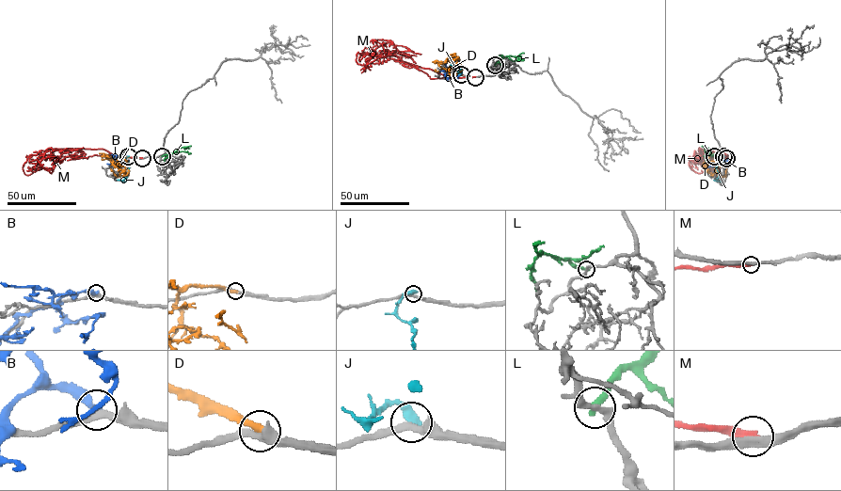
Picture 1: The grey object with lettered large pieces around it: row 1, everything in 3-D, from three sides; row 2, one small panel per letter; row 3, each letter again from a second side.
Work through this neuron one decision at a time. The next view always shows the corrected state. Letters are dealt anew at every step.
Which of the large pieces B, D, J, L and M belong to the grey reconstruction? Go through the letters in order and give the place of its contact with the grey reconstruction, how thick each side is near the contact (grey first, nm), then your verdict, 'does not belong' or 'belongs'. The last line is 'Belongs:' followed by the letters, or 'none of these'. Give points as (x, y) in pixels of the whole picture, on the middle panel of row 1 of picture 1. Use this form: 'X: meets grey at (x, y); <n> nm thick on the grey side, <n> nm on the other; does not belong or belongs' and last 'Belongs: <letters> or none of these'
B: meets grey at (460, 74); 280 nm thick on the grey side, 400 nm on the other; does not belong
D: meets grey at (462, 74); 340 nm thick on the grey side, 360 nm on the other; does not belong
J: meets grey at (461, 74); 280 nm thick on the grey side, 480 nm on the other; does not belong
L: meets grey at (495, 65); 280 nm thick on the grey side, 360 nm on the other; does not belong
M: meets grey at (475, 77); 320 nm thick on the grey side, 380 nm on the other; does not belong
Belongs: none of these

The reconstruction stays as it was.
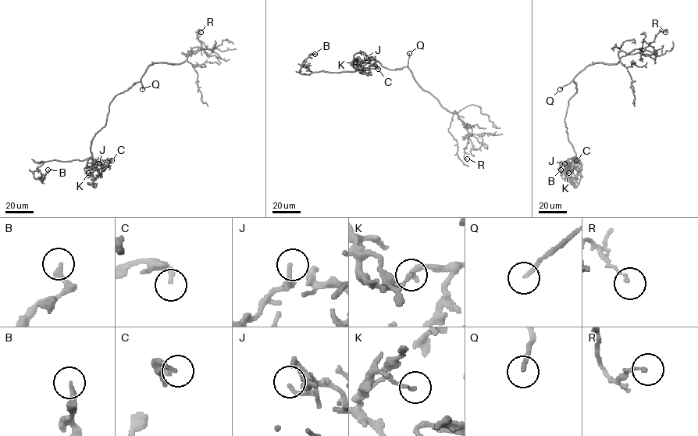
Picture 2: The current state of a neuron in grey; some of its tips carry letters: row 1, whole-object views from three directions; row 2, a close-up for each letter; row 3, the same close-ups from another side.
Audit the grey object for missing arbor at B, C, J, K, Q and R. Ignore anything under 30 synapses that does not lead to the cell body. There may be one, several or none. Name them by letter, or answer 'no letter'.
Q

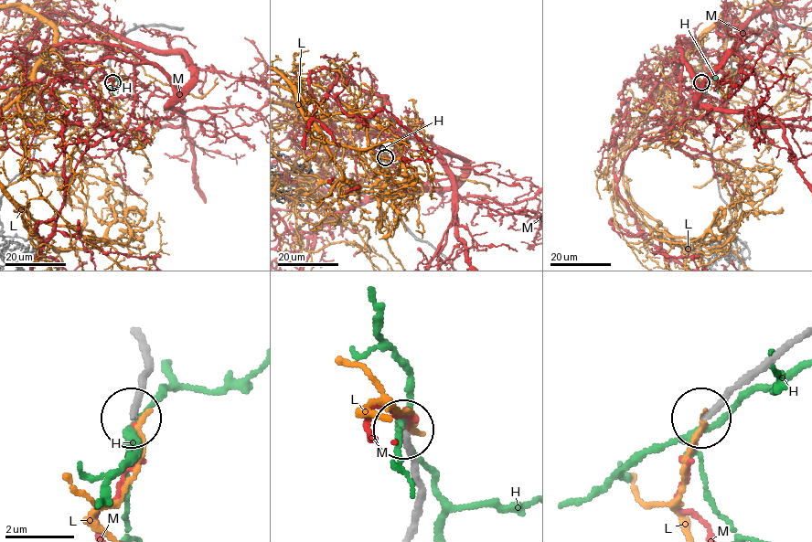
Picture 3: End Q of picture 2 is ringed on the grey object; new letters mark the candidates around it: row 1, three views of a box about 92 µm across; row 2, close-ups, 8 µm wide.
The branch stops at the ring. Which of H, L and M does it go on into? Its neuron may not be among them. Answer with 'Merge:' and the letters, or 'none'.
Merge: none

